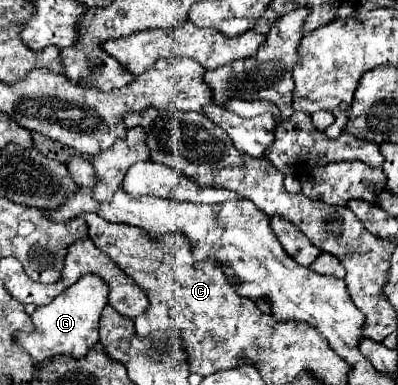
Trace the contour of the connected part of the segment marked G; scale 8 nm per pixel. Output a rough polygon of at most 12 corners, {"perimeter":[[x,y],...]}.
{"perimeter":[[81,277],[17,333],[35,365],[99,341],[109,287]]}

